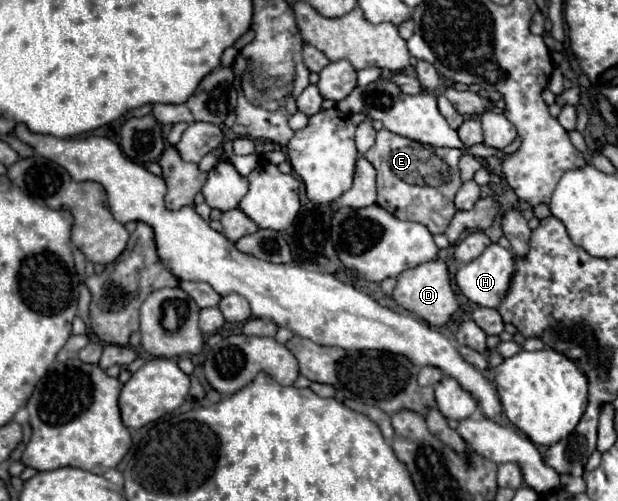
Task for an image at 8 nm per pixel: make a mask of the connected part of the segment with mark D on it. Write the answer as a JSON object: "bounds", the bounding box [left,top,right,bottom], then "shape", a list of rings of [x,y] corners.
{"bounds":[392,259,458,327],"shape":[[[436,259],[436,261],[428,261],[428,263],[422,263],[414,269],[406,269],[398,281],[396,281],[396,287],[394,287],[394,293],[392,293],[394,301],[408,309],[410,313],[414,313],[416,317],[424,319],[426,323],[430,323],[432,327],[440,327],[440,325],[446,325],[450,321],[450,317],[454,315],[454,311],[458,309],[458,301],[456,301],[456,295],[452,291],[452,285],[450,285],[450,277],[448,277],[448,267],[444,261]]]}

